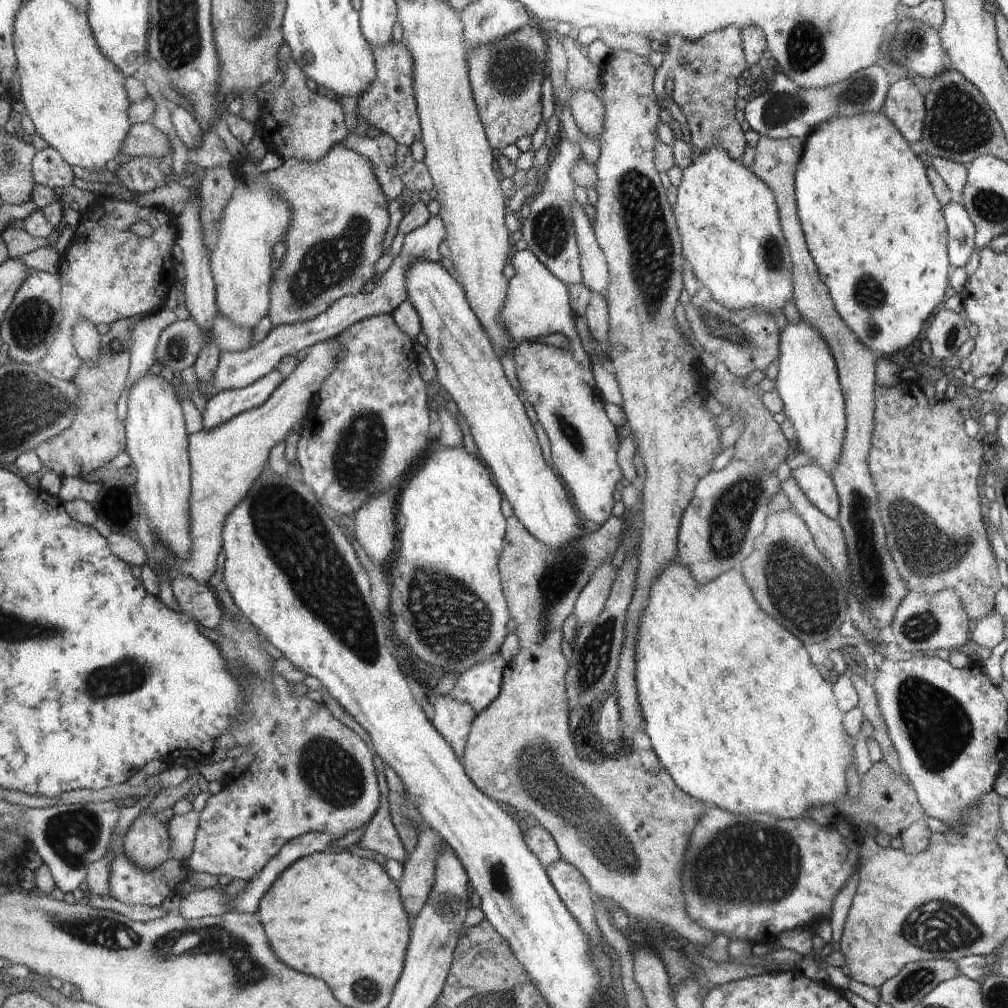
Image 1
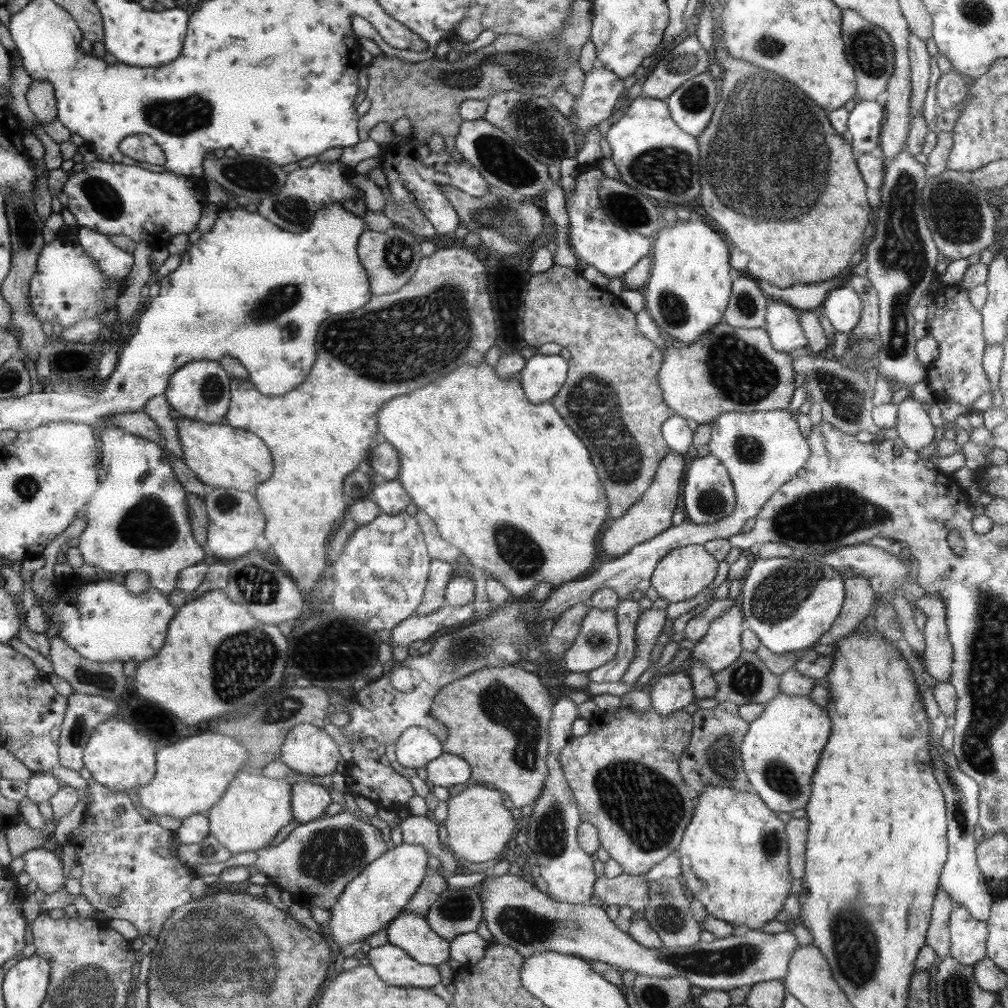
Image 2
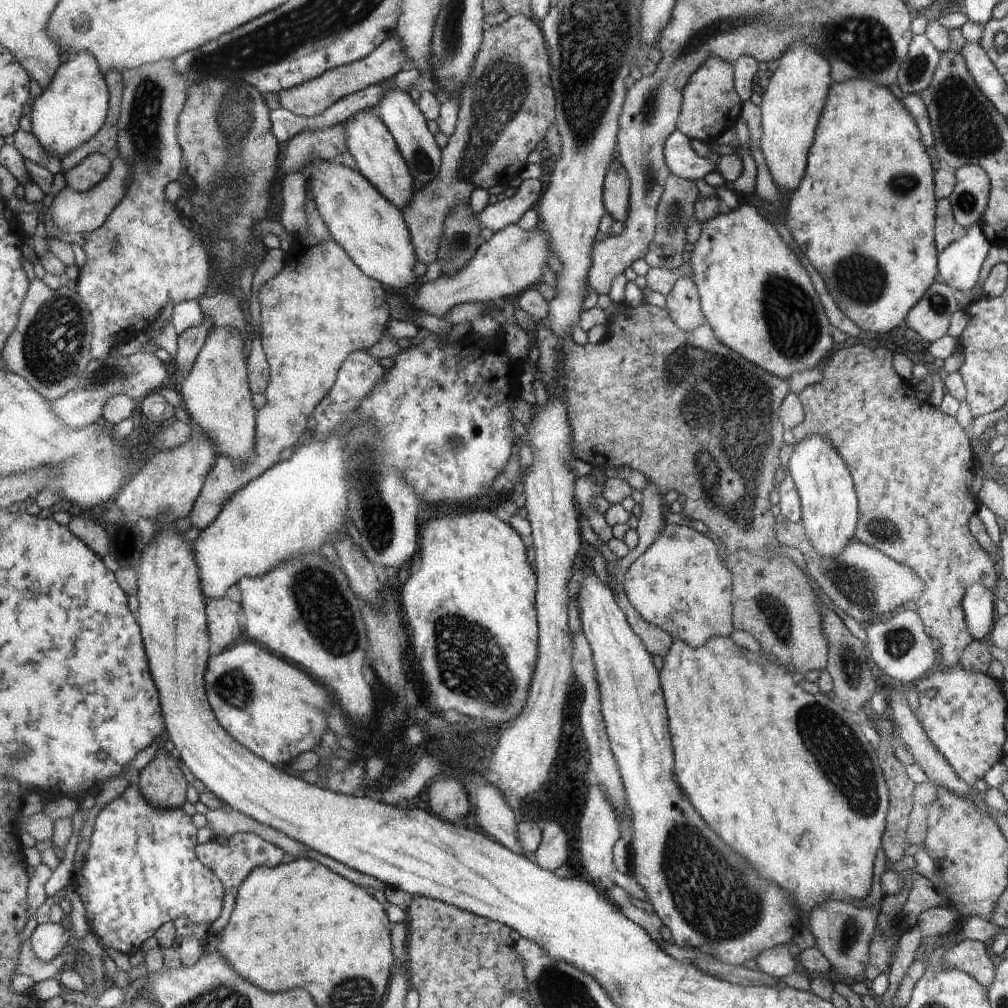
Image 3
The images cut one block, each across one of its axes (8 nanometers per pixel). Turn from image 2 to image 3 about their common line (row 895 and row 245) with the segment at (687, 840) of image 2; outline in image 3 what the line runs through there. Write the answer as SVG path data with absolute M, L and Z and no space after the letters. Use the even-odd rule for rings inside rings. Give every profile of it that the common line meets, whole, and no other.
M740 201L736 210L721 212L701 224L700 238L689 246L693 283L700 297L702 314L716 338L758 368L789 381L792 374L800 374L821 367L834 346L831 323L814 292L808 271L797 257L795 250L782 240L778 230L752 206Z

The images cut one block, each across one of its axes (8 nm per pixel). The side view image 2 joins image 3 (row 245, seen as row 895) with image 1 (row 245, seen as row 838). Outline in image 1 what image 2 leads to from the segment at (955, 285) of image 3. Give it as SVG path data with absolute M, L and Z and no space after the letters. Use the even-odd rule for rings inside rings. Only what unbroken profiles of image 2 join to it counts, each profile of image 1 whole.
M952 201L943 208L948 235L948 258L951 264L964 268L975 248L975 226L962 204Z

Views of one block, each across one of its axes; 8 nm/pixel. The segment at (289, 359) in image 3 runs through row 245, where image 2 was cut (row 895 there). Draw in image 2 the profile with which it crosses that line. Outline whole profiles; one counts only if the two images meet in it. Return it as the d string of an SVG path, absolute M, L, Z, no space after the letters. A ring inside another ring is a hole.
M344 811L301 824L280 844L258 849L258 858L253 865L288 896L289 902L307 906L316 904L330 909L344 891L346 883L386 851L388 847L382 839L381 830L357 814Z

